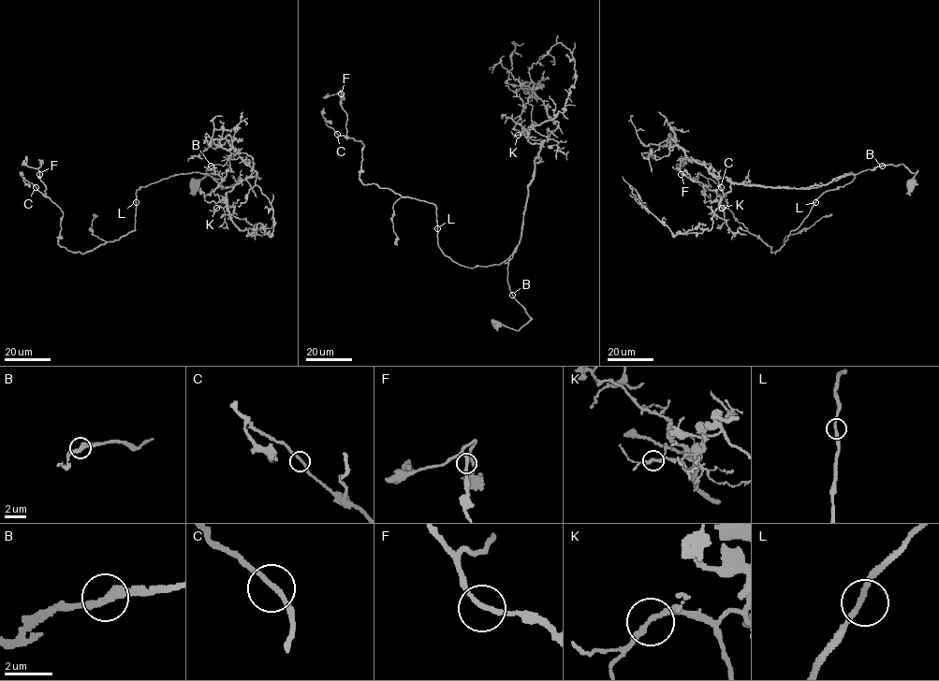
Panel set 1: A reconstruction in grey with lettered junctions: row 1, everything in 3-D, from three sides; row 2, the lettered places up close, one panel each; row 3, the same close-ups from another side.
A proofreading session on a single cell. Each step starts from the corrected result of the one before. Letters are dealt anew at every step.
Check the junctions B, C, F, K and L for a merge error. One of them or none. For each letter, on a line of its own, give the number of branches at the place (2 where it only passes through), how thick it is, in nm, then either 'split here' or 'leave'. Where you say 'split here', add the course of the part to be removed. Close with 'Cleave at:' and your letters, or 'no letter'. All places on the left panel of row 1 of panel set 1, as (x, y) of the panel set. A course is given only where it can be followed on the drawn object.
B: 2 | 200 nm | leave
C: 2 | 190 nm | leave
F: 2 | 200 nm | leave
K: 2 | 200 nm | leave
L: 2 | 200 nm | leave
Cleave at: no letter

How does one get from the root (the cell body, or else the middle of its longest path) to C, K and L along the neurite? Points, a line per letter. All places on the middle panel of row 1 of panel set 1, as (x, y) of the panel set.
C: (496, 324), (530, 320), (508, 260), (446, 255), (435, 206), (364, 184), (363, 144), (337, 134)
K: (496, 324), (519, 330), (530, 320), (510, 291), (507, 266), (521, 237), (540, 145), (527, 133), (518, 135)
L: (496, 324), (519, 330), (530, 320), (509, 288), (508, 260), (485, 267), (459, 264), (439, 246), (437, 228)

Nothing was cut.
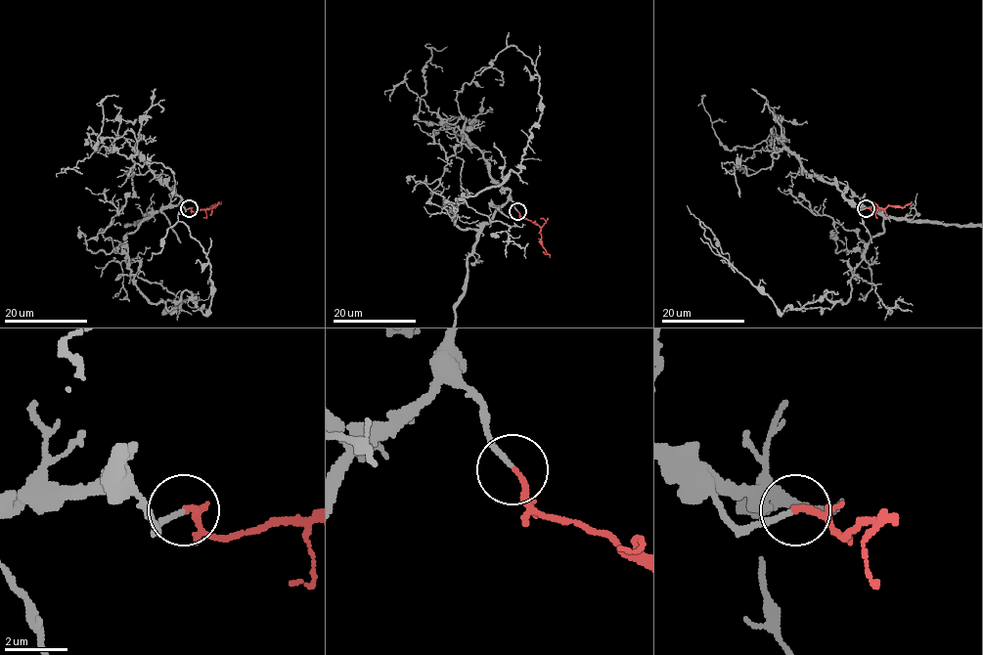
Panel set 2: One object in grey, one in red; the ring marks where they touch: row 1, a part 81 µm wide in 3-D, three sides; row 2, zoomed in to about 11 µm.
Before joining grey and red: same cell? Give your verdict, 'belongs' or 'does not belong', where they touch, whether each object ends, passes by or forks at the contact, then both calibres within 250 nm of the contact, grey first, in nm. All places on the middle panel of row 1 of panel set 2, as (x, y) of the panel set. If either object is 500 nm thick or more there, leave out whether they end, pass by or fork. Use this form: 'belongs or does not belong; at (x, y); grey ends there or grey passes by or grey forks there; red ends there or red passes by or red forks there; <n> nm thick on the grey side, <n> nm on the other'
belongs; at (517, 211); grey ends there; red ends there; 160 nm thick on the grey side, 200 nm on the other

